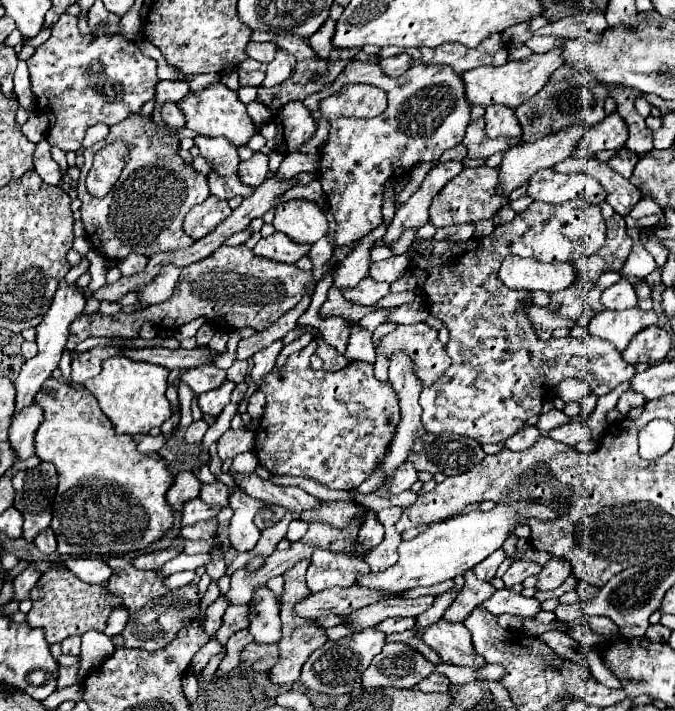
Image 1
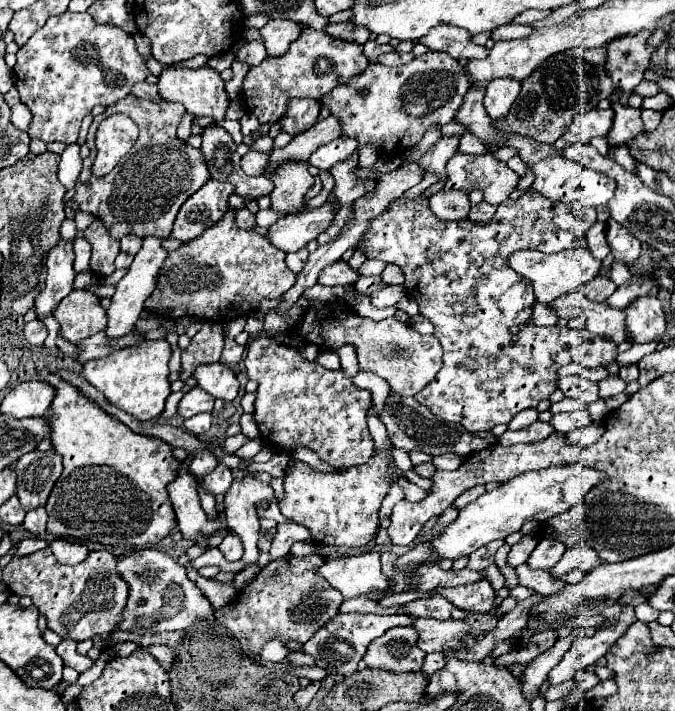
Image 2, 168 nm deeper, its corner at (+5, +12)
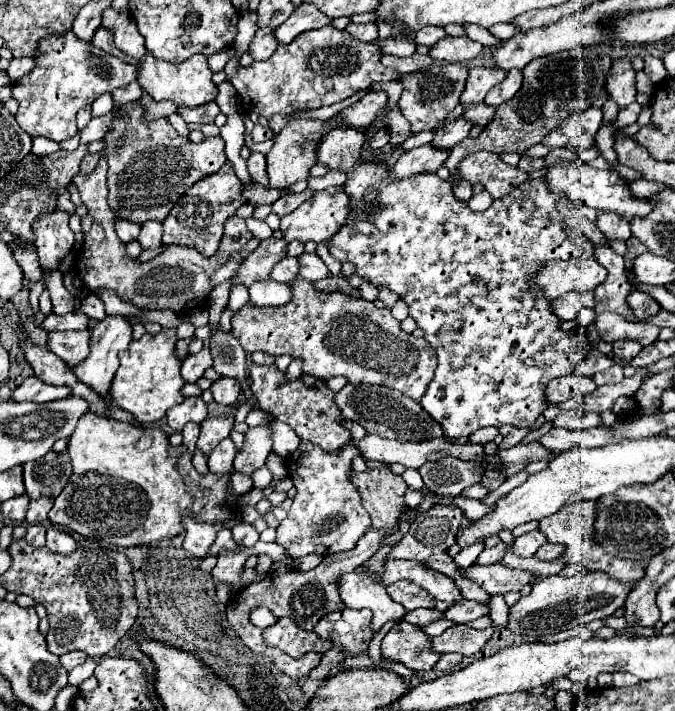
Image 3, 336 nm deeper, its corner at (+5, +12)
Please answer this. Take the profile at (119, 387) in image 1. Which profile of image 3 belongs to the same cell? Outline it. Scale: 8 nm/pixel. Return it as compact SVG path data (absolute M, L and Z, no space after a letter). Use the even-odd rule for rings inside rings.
M160 330L158 334L144 334L140 340L132 340L128 350L120 352L120 368L116 372L116 380L112 382L112 400L116 402L118 408L130 412L140 424L150 424L160 420L168 408L172 408L174 404L180 404L184 400L182 396L182 386L186 384L180 376L180 366L182 360L176 356L176 330Z

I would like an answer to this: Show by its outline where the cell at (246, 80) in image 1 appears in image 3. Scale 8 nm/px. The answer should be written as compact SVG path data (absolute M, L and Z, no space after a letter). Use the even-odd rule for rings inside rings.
M258 28L256 38L250 44L250 54L254 60L268 60L278 48L278 40L274 38L272 28Z

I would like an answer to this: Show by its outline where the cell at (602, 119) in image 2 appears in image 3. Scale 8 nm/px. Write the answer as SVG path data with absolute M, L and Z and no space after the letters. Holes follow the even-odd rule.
M586 108L578 114L568 116L562 124L552 128L548 136L544 136L544 144L570 150L588 150L594 146L594 136L602 126L602 110L600 108Z

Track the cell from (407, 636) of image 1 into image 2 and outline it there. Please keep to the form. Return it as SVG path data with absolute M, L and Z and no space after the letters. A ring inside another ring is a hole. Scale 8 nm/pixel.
M416 618L412 624L418 632L418 648L426 654L444 650L456 644L468 634L470 626L462 620L434 620L434 618Z

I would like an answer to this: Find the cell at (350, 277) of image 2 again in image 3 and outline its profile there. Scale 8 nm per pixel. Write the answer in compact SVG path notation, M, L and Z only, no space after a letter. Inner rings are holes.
M304 252L302 256L298 256L298 262L300 262L300 272L298 272L298 274L300 274L304 280L316 282L316 280L320 280L320 278L324 278L324 276L330 274L330 272L326 270L324 262L322 262L316 254Z

